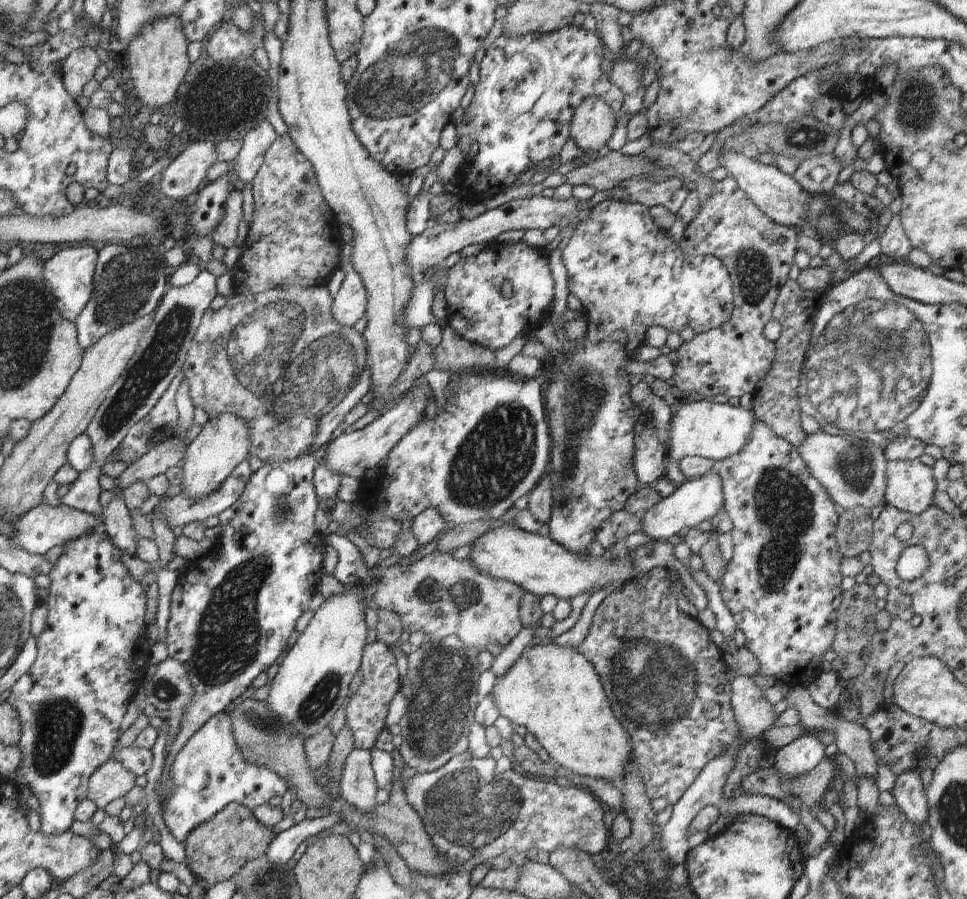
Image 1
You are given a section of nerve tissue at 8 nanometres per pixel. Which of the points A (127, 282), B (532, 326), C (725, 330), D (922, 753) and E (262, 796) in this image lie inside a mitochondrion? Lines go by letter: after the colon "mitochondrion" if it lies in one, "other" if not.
A: mitochondrion
B: other
C: other
D: mitochondrion
E: other

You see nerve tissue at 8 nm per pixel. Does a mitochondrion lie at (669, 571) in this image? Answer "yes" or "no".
no

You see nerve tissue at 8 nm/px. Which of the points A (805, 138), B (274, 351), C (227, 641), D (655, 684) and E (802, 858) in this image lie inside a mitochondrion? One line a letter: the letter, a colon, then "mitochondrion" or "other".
A: mitochondrion
B: mitochondrion
C: mitochondrion
D: mitochondrion
E: other

